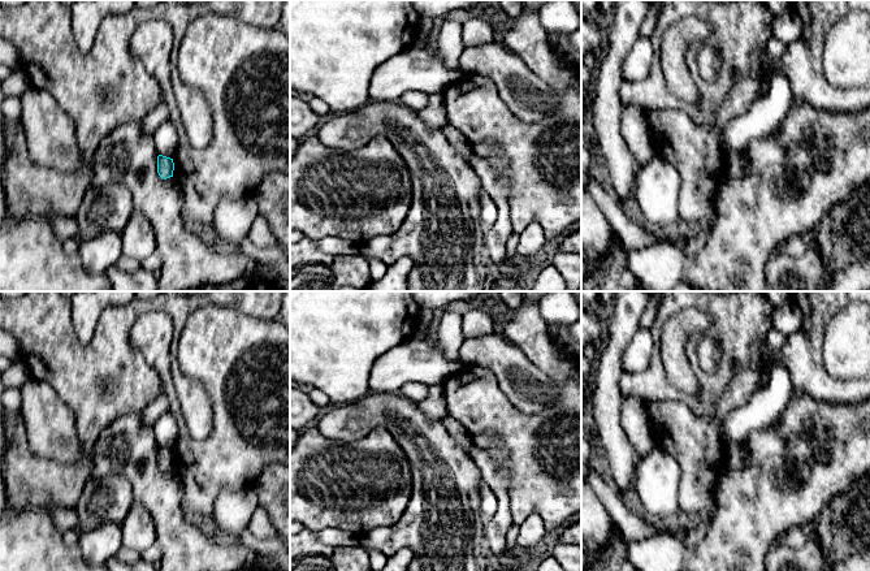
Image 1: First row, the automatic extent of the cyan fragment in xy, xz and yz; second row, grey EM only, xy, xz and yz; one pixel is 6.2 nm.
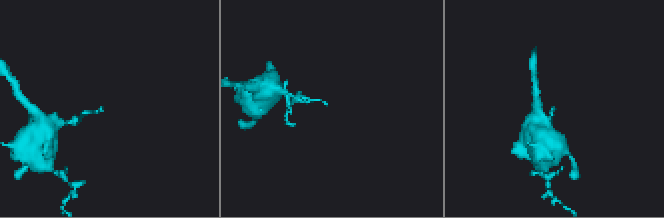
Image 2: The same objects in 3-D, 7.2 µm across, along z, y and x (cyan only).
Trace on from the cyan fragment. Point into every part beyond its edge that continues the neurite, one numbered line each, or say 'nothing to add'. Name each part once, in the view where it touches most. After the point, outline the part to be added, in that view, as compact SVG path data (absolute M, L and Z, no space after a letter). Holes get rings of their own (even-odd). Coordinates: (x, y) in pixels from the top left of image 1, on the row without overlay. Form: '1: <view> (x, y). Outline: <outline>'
nothing to add

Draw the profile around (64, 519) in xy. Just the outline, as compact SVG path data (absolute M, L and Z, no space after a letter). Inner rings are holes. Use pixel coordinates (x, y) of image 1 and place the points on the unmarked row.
M52 505L49 509L49 515L53 520L53 524L56 528L61 532L69 531L69 529L79 529L79 522L78 522L78 514L75 510L64 509L57 505Z

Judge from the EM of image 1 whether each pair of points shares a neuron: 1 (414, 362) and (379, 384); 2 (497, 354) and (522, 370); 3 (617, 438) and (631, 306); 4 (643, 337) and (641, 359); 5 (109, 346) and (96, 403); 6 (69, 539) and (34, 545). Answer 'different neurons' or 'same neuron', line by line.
1: same neuron
2: same neuron
3: same neuron
4: same neuron
5: same neuron
6: different neurons

